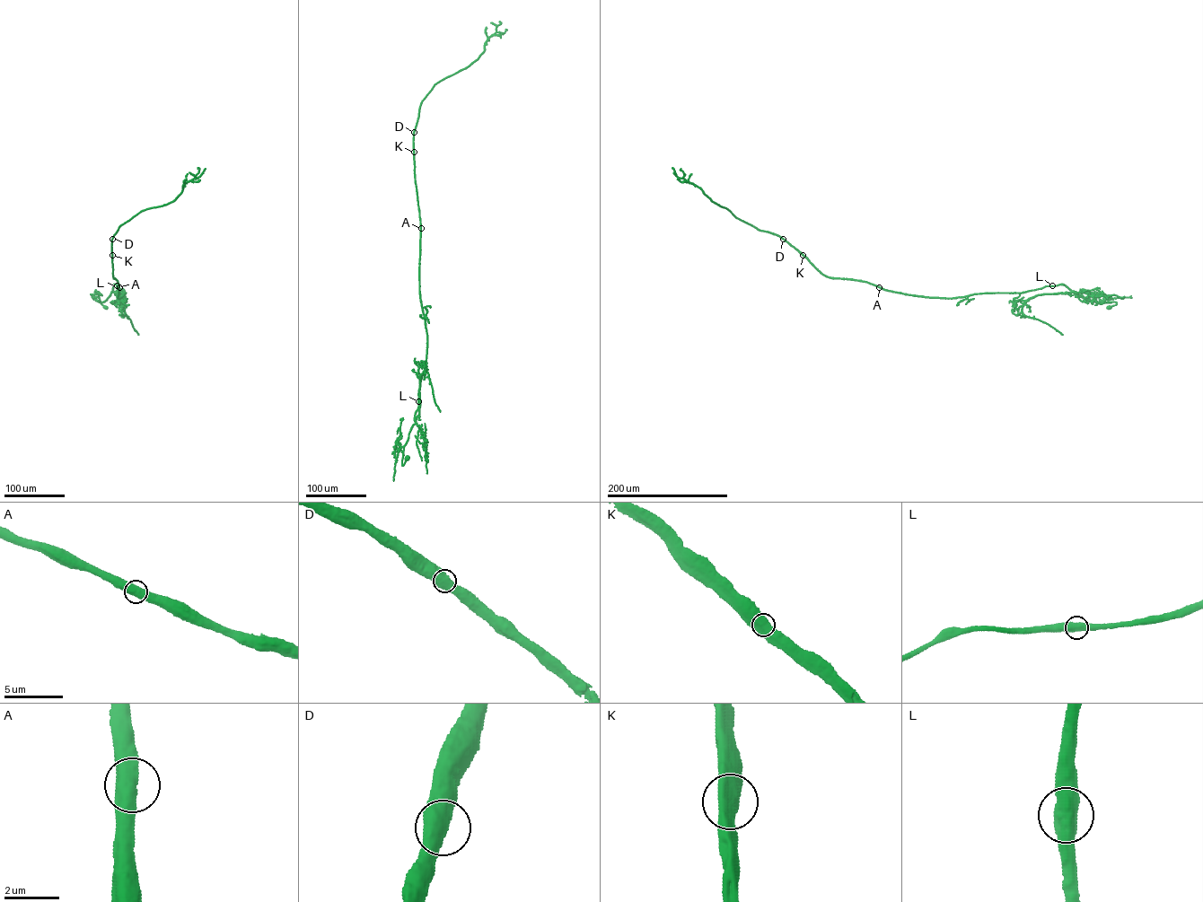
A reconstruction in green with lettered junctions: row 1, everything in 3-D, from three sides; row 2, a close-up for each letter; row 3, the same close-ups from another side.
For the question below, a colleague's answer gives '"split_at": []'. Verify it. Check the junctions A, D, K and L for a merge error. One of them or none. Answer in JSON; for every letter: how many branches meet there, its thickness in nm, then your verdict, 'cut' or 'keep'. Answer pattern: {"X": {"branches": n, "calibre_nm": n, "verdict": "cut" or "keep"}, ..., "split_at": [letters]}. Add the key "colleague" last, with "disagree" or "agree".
{"A": {"branches": 2, "calibre_nm": 650, "verdict": "keep"}, "D": {"branches": 2, "calibre_nm": 650, "verdict": "keep"}, "K": {"branches": 2, "calibre_nm": 700, "verdict": "keep"}, "L": {"branches": 2, "calibre_nm": 700, "verdict": "keep"}, "split_at": [], "colleague": "agree"}

